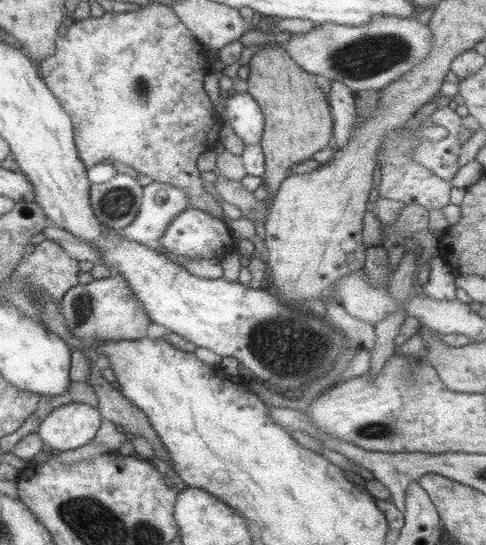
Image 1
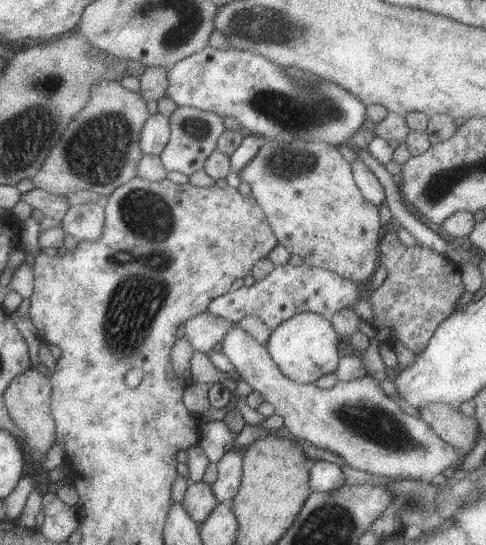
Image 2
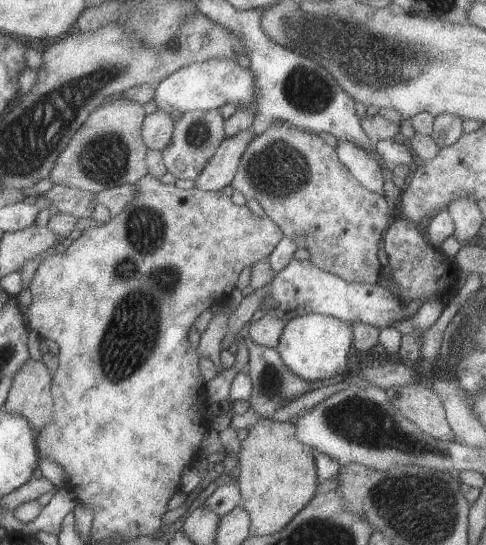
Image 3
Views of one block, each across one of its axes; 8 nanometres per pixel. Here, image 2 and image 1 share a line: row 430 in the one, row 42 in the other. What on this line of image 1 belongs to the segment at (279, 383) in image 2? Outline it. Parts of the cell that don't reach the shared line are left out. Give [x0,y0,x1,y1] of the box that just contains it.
[283,16,431,90]

